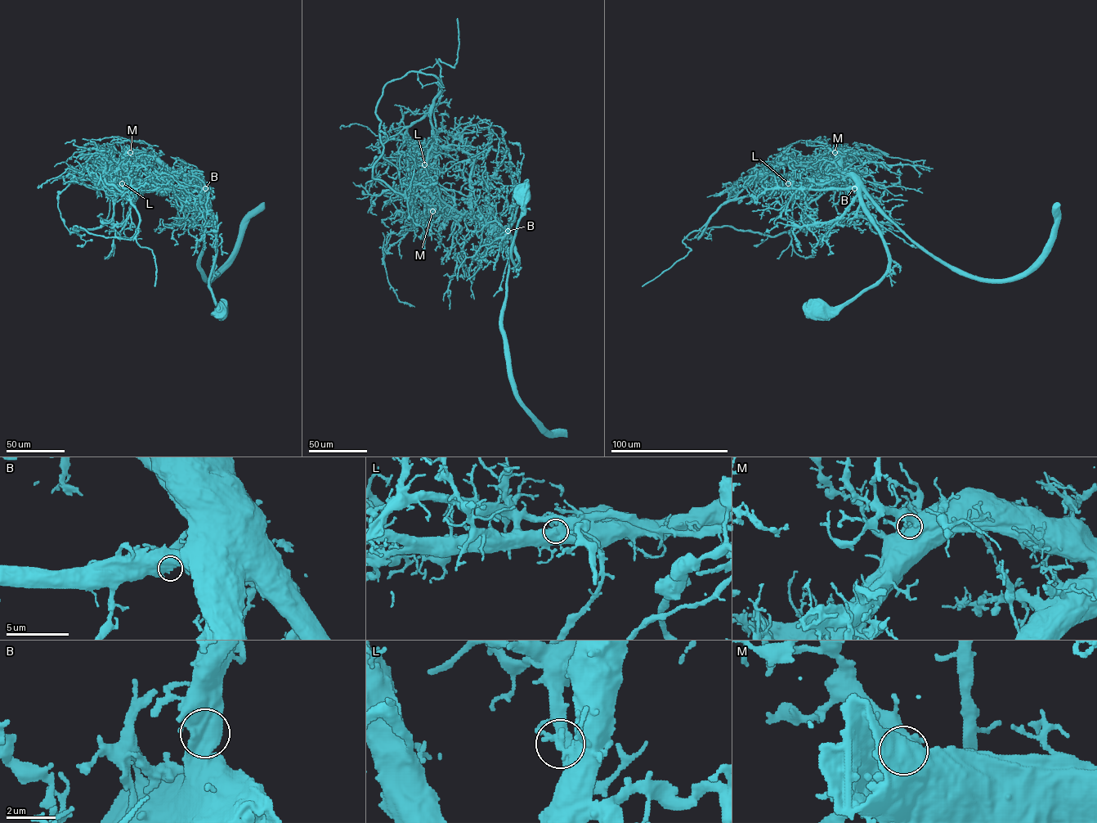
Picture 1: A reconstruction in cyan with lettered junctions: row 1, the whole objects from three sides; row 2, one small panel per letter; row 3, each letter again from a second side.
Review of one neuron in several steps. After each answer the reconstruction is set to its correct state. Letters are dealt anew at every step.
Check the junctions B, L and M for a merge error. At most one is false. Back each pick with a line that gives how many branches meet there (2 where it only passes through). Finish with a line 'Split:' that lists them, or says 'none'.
L: 1
Split: L

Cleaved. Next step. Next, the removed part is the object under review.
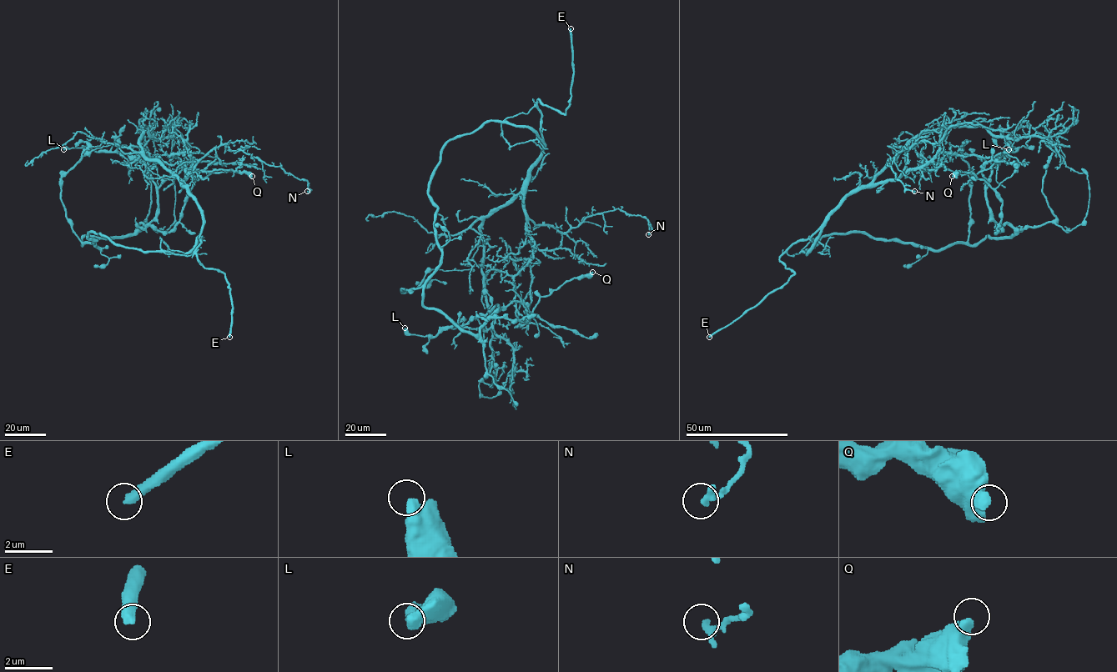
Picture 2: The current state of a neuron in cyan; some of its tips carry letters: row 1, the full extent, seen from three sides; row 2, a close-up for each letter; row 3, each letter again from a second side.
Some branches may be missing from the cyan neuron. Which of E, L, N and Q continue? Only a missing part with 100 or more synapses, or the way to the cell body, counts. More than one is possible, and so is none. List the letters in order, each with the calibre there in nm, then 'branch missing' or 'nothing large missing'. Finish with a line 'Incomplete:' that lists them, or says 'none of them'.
E: 440 nm | branch missing
L: 500 nm | nothing large missing
N: 220 nm | nothing large missing
Q: 440 nm | nothing large missing
Incomplete: E

